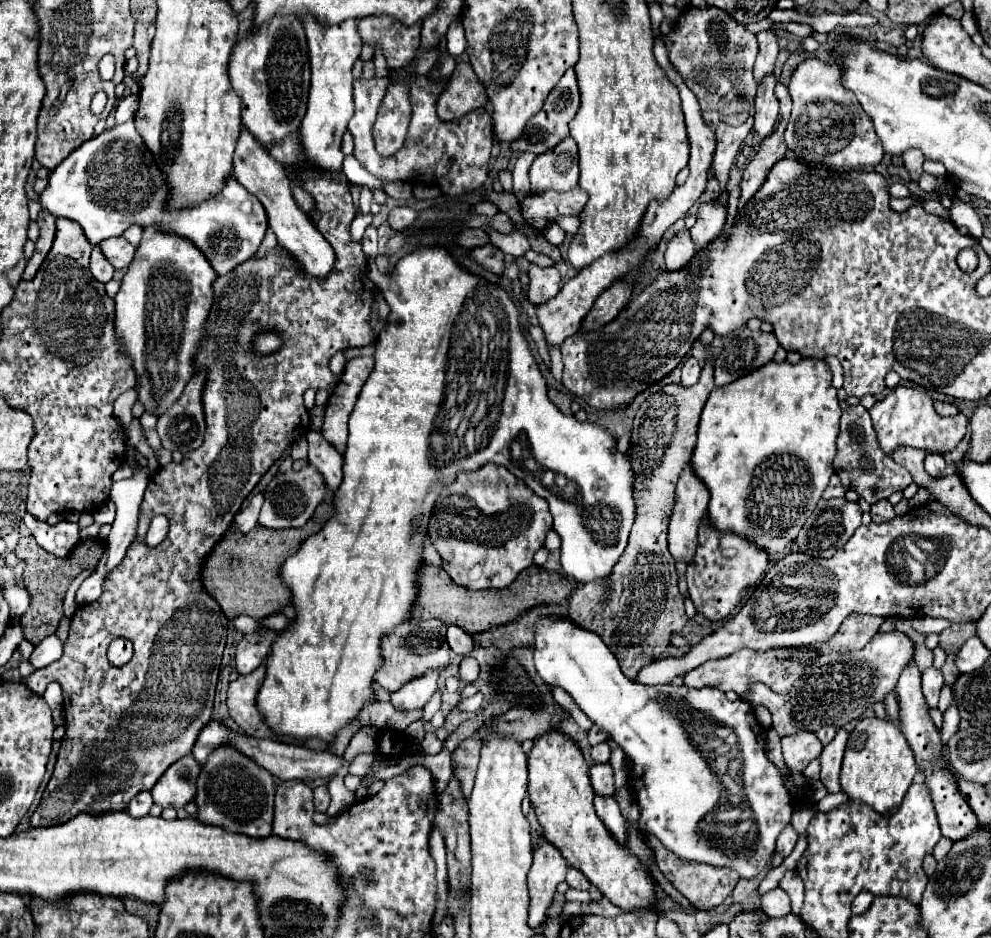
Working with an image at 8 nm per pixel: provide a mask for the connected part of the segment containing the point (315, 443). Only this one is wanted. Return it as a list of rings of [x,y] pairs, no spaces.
[[[310,431],[306,439],[308,439],[308,461],[324,475],[328,489],[336,493],[342,483],[342,463],[344,463],[342,455],[334,451],[334,447],[330,447],[330,443],[326,443],[318,431]]]

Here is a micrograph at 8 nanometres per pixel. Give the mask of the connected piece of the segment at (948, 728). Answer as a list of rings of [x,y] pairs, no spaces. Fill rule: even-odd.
[[[952,703],[948,707],[948,711],[944,713],[944,725],[942,725],[942,743],[946,743],[946,739],[950,739],[950,735],[954,735],[958,731],[958,721],[960,721],[960,715],[958,715],[958,709],[956,709],[956,703]]]

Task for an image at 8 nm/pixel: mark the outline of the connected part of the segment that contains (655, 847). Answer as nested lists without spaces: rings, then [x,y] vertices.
[[[644,833],[644,841],[648,843],[648,847],[654,851],[658,869],[664,873],[664,877],[690,901],[692,907],[700,909],[700,911],[708,911],[714,909],[718,905],[722,905],[722,901],[732,893],[732,889],[736,887],[738,881],[738,873],[728,869],[728,867],[712,867],[706,863],[694,863],[694,861],[684,861],[678,859],[672,851],[668,851],[654,835],[646,835]]]

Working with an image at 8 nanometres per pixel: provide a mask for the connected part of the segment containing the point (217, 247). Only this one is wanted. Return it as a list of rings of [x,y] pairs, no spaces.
[[[130,119],[94,135],[78,147],[78,151],[66,157],[50,175],[50,183],[44,193],[40,193],[40,205],[56,217],[80,223],[92,245],[108,237],[120,237],[134,223],[142,229],[156,225],[164,233],[174,233],[194,243],[218,275],[232,271],[258,251],[268,229],[268,217],[262,203],[232,175],[212,199],[196,207],[168,209],[166,191],[166,177]]]

